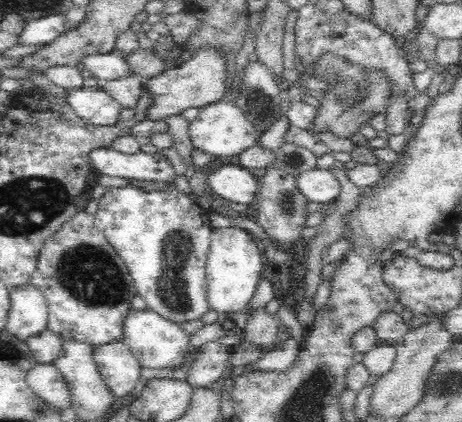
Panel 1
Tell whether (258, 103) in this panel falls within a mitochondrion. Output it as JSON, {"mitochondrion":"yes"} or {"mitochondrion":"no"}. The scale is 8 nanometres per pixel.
{"mitochondrion":"yes"}

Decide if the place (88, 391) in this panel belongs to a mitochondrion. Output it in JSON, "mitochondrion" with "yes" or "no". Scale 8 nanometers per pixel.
{"mitochondrion":"no"}

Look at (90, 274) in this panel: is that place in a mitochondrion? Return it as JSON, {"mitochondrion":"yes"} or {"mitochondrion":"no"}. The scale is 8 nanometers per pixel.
{"mitochondrion":"yes"}

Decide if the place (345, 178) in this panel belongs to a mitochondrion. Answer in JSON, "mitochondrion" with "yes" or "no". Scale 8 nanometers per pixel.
{"mitochondrion":"no"}

